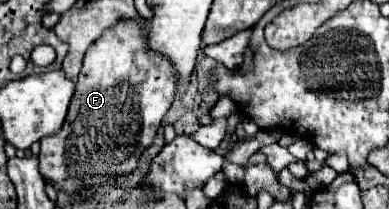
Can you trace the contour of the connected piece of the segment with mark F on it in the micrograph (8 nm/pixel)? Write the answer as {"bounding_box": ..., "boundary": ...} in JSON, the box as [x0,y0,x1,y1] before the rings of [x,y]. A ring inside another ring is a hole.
{"bounding_box":[40,21,174,193],"boundary":[[[136,21],[116,23],[116,27],[104,31],[102,39],[98,39],[98,43],[86,51],[62,129],[40,141],[40,173],[66,193],[78,193],[82,187],[100,185],[108,179],[128,175],[136,167],[142,151],[152,145],[162,117],[174,101],[174,95],[174,67],[170,67],[170,59],[162,59],[162,55],[150,55],[150,51],[146,51],[146,29]]]}

